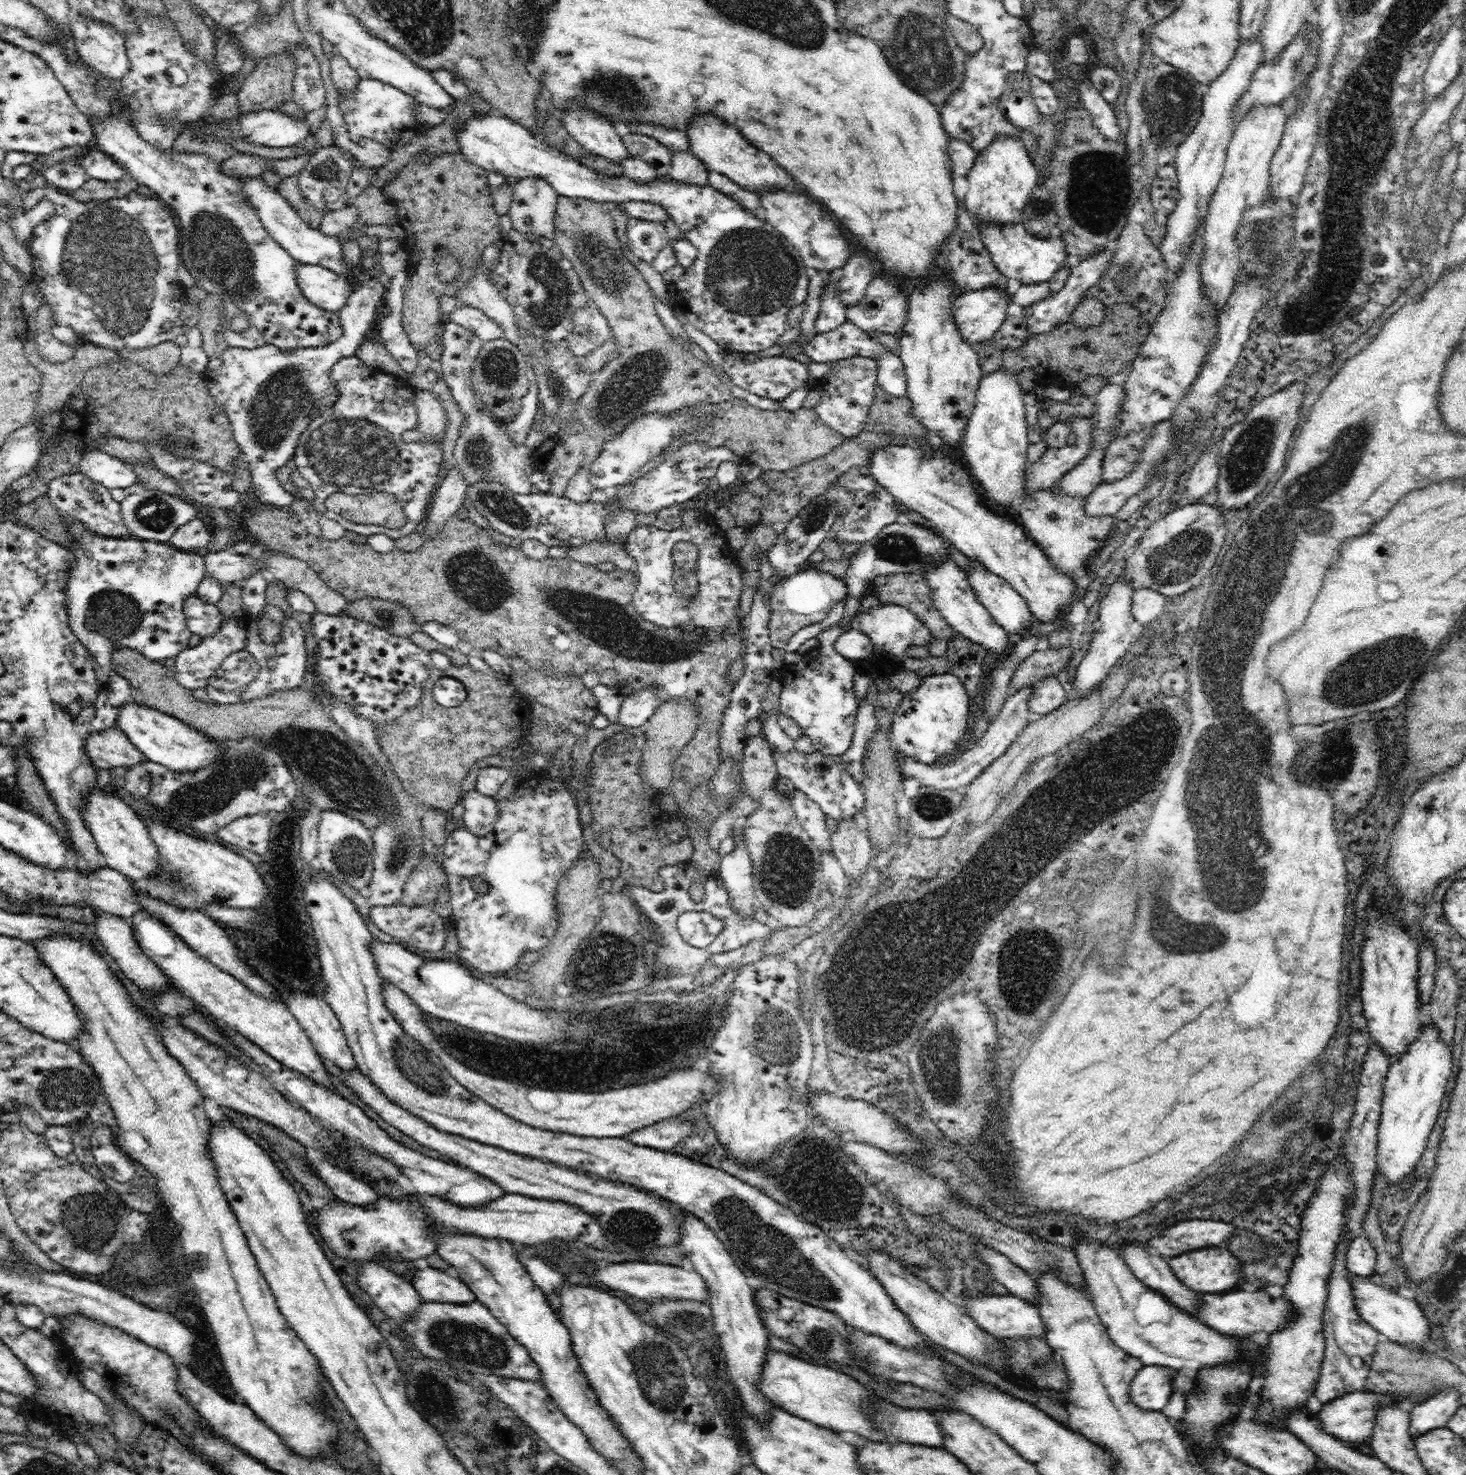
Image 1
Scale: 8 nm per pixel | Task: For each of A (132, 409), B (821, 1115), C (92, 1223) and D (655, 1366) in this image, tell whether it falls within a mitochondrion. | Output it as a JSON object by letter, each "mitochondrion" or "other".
{"A":"mitochondrion","B":"other","C":"mitochondrion","D":"mitochondrion"}

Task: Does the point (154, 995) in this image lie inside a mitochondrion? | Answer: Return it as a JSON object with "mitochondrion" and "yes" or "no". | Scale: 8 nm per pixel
{"mitochondrion":"no"}

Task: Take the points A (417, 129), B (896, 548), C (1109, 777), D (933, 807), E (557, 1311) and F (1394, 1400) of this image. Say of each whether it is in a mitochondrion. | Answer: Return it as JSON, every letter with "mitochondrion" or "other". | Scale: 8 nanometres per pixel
{"A":"other","B":"mitochondrion","C":"mitochondrion","D":"mitochondrion","E":"other","F":"other"}

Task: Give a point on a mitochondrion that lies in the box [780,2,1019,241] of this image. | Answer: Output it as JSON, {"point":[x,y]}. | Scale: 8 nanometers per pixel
{"point":[920,49]}

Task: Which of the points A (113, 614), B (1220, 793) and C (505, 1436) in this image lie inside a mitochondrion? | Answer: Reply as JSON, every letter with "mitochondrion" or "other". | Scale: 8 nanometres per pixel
{"A":"mitochondrion","B":"mitochondrion","C":"other"}

